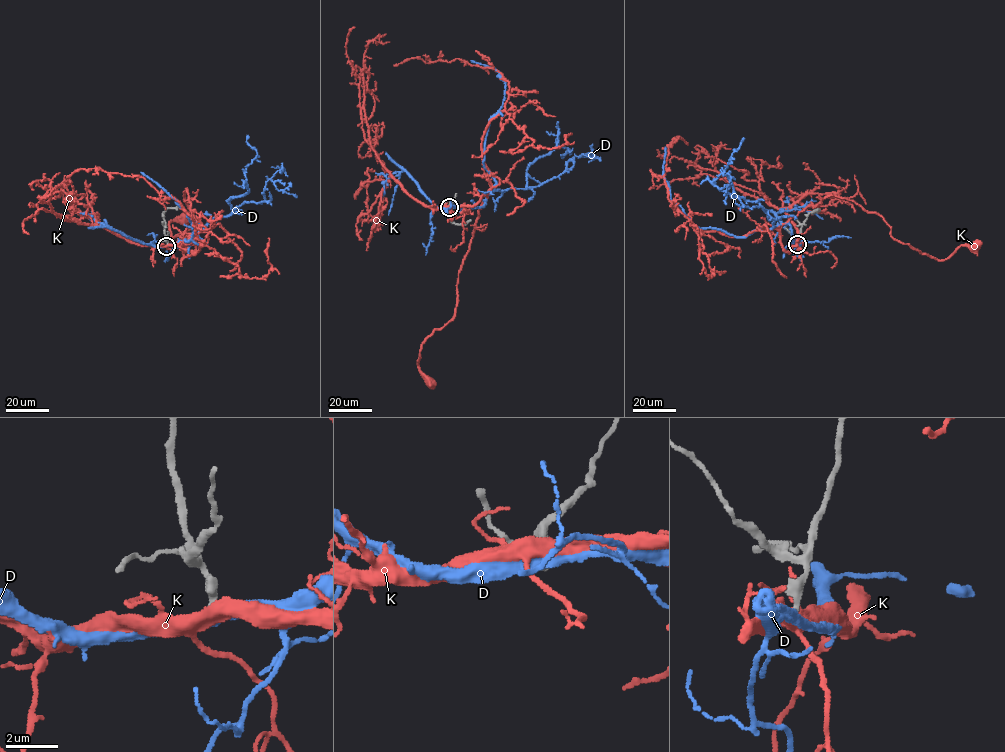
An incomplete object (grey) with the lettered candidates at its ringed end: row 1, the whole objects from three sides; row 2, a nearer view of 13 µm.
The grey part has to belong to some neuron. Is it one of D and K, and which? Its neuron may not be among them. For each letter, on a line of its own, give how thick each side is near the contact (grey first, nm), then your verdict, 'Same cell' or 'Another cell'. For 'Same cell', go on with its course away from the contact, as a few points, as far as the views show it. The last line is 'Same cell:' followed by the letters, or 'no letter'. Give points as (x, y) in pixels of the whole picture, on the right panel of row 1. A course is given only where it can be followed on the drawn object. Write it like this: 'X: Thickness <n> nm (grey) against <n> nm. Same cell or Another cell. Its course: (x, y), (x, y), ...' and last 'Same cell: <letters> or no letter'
D: Thickness 280 nm (grey) against 420 nm. Another cell
K: Thickness 240 nm (grey) against 440 nm. Another cell
Same cell: no letter

